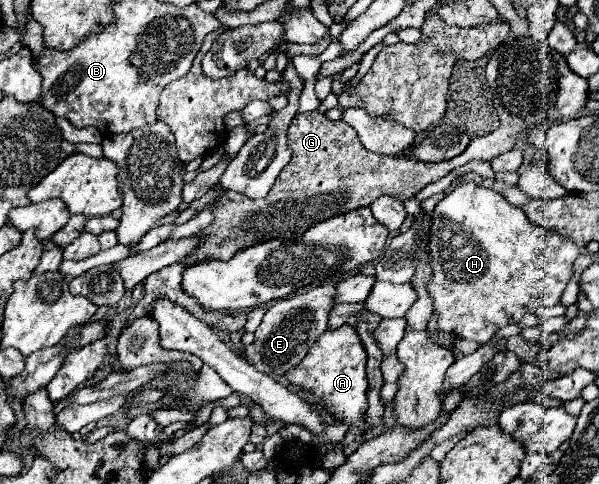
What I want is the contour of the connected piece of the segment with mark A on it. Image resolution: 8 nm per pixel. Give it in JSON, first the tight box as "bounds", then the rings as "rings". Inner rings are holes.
{"bounds":[285,326,367,456],"rings":[[[341,326],[333,332],[323,332],[323,336],[319,336],[319,340],[315,342],[315,348],[311,348],[311,352],[307,354],[307,360],[303,360],[303,364],[299,364],[299,368],[291,368],[291,372],[285,374],[285,378],[291,386],[297,386],[297,388],[317,396],[317,400],[327,408],[327,412],[333,414],[337,420],[341,420],[347,426],[345,440],[341,440],[345,456],[353,454],[359,448],[359,444],[363,442],[363,436],[367,432],[365,364],[367,364],[367,354],[359,340],[359,334],[353,330],[353,326]]]}

